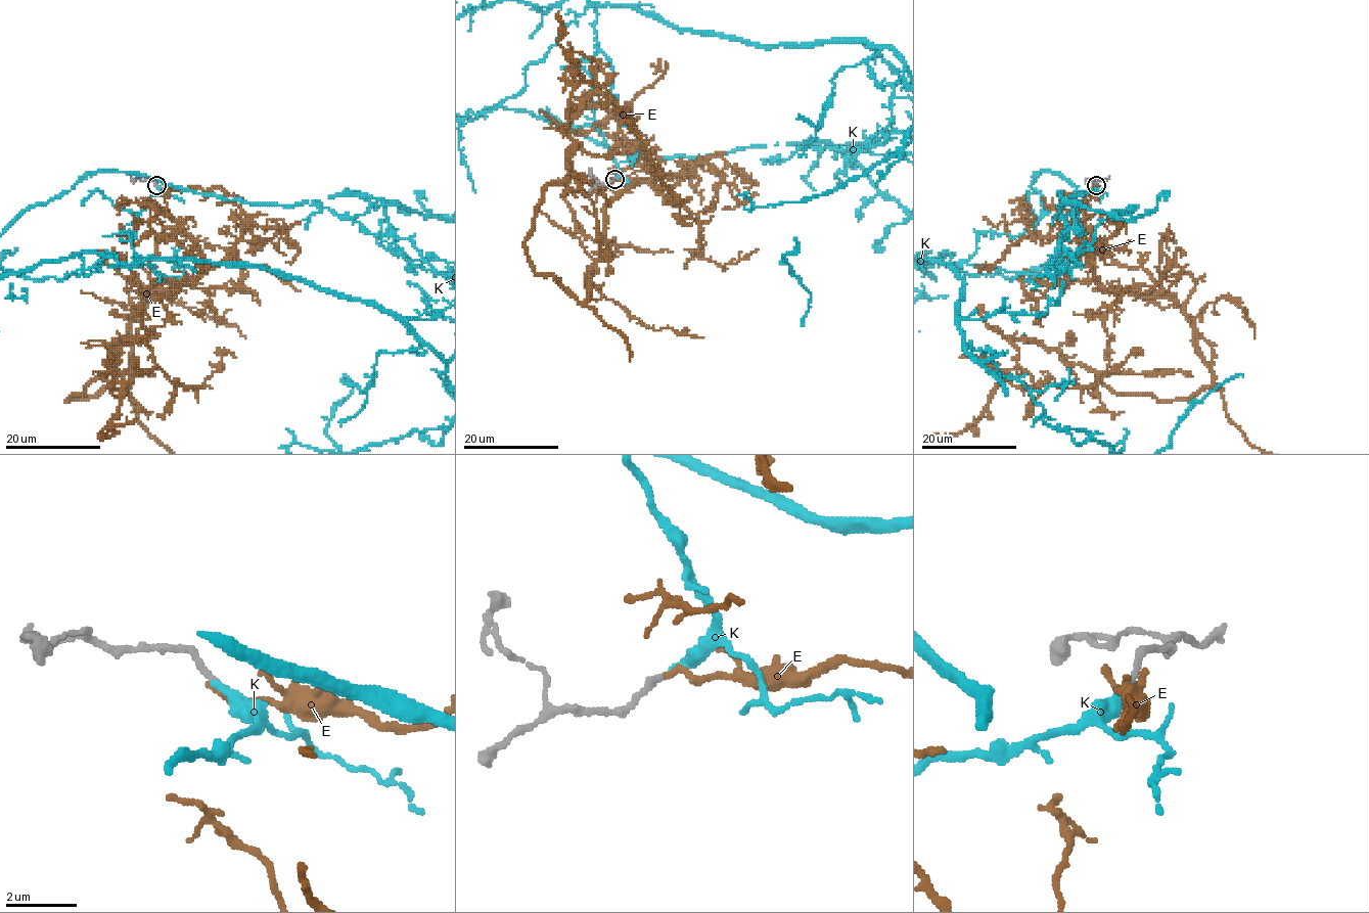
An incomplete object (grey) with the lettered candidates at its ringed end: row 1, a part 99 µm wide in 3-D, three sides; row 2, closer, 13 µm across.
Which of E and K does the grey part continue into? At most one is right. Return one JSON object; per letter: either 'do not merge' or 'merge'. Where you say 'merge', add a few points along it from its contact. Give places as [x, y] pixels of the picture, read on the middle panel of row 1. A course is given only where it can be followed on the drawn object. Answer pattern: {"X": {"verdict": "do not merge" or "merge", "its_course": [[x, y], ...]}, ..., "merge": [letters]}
{"E": {"verdict": "do not merge"}, "K": {"verdict": "merge"}, "merge": ["K"]}

